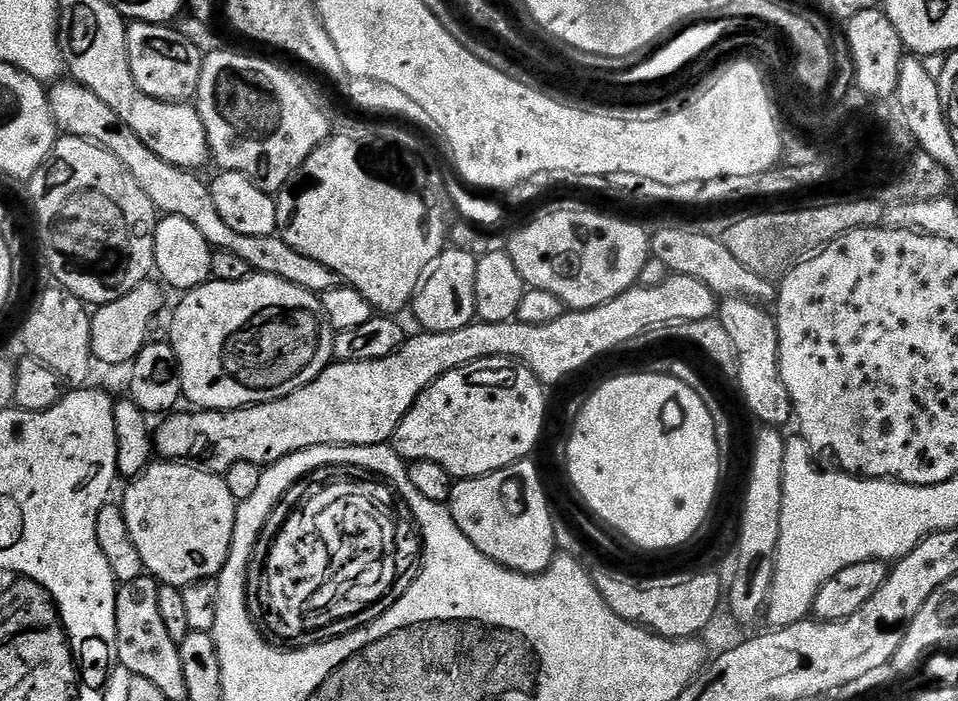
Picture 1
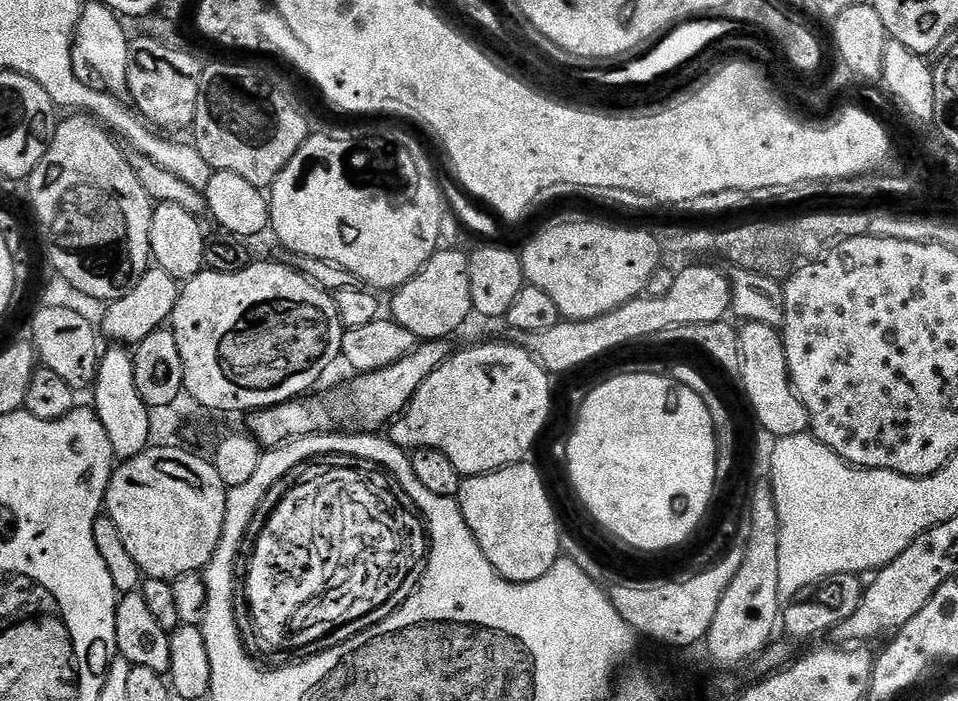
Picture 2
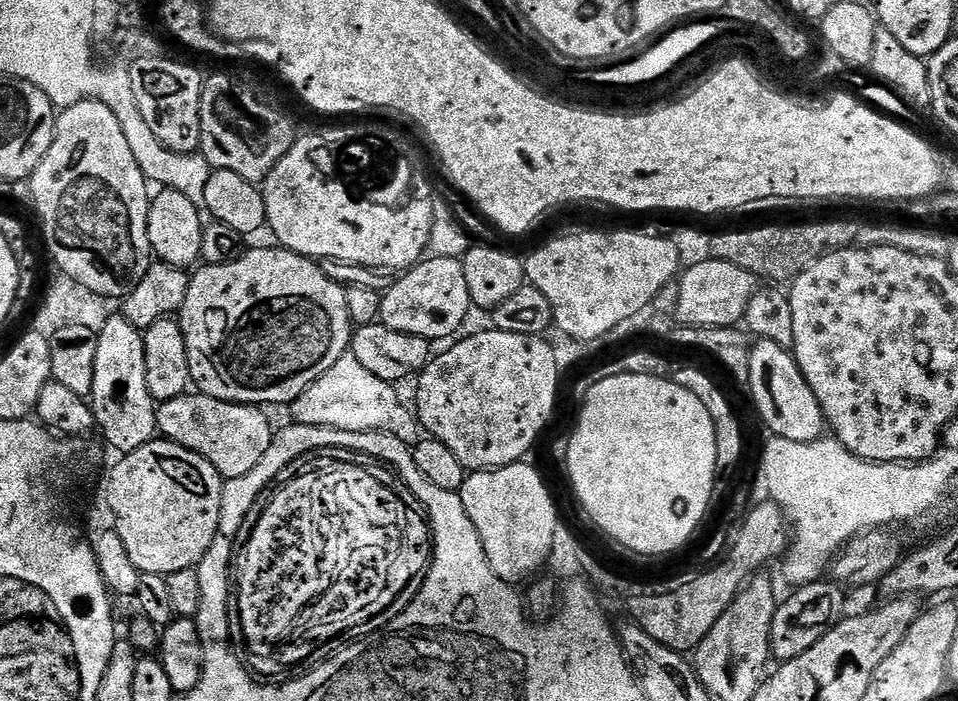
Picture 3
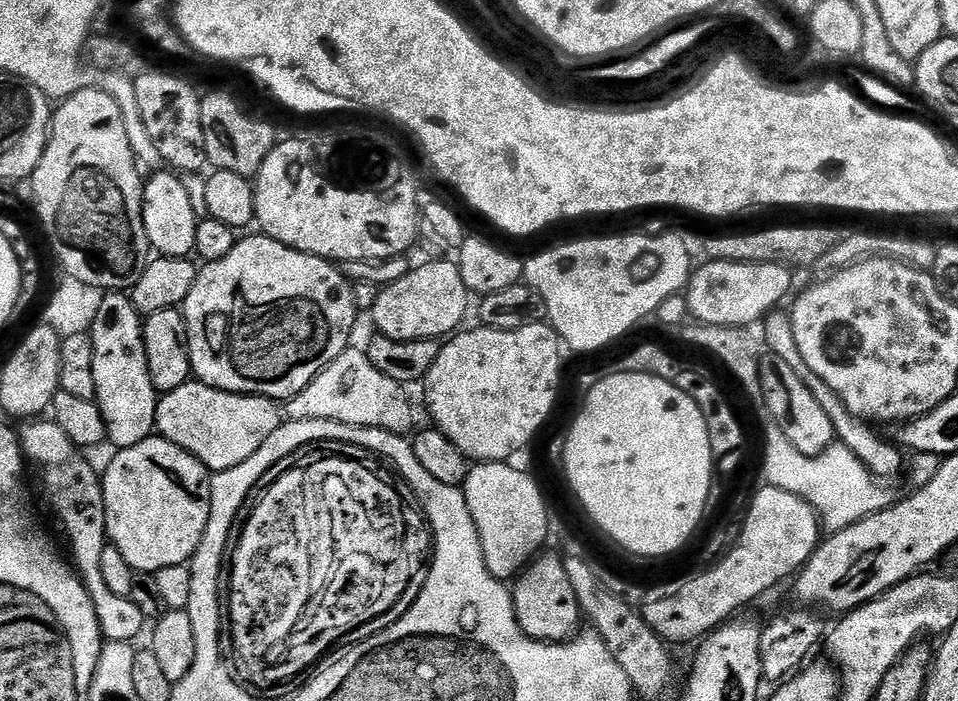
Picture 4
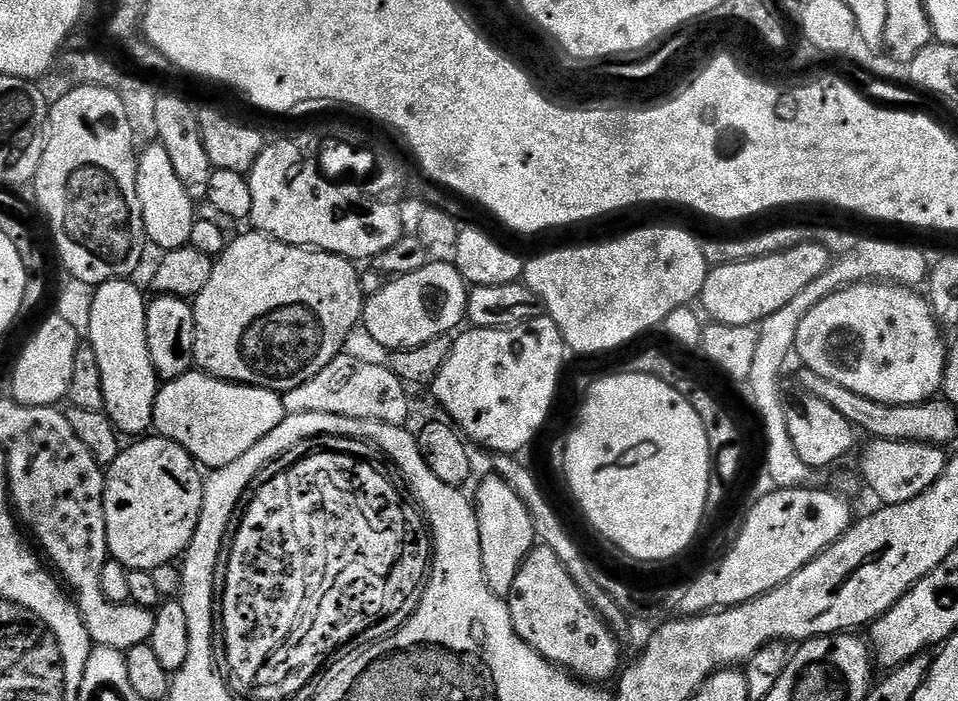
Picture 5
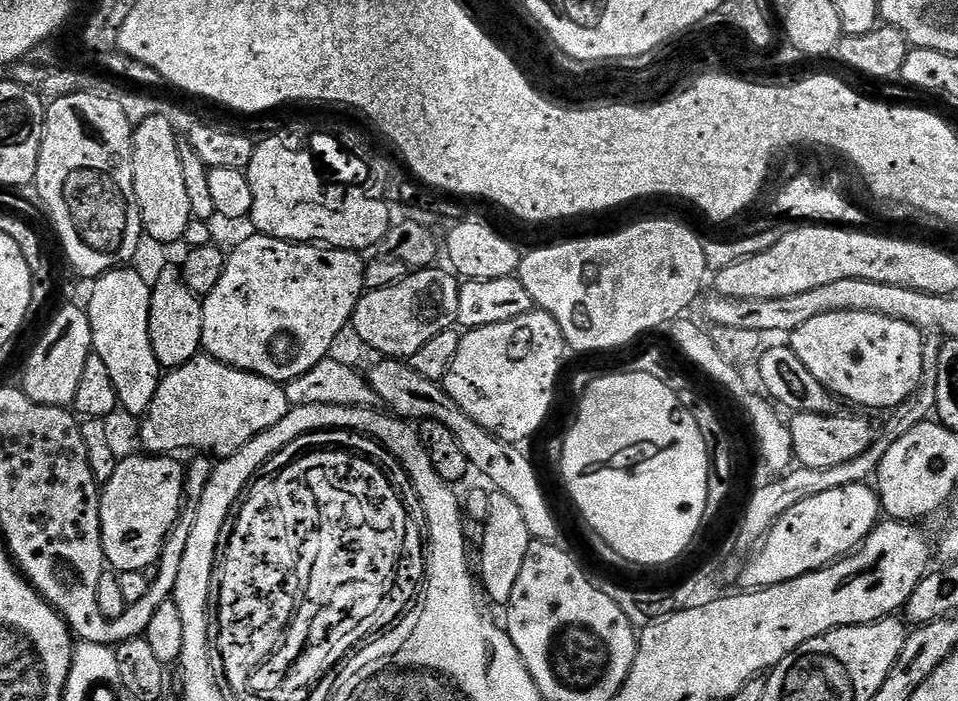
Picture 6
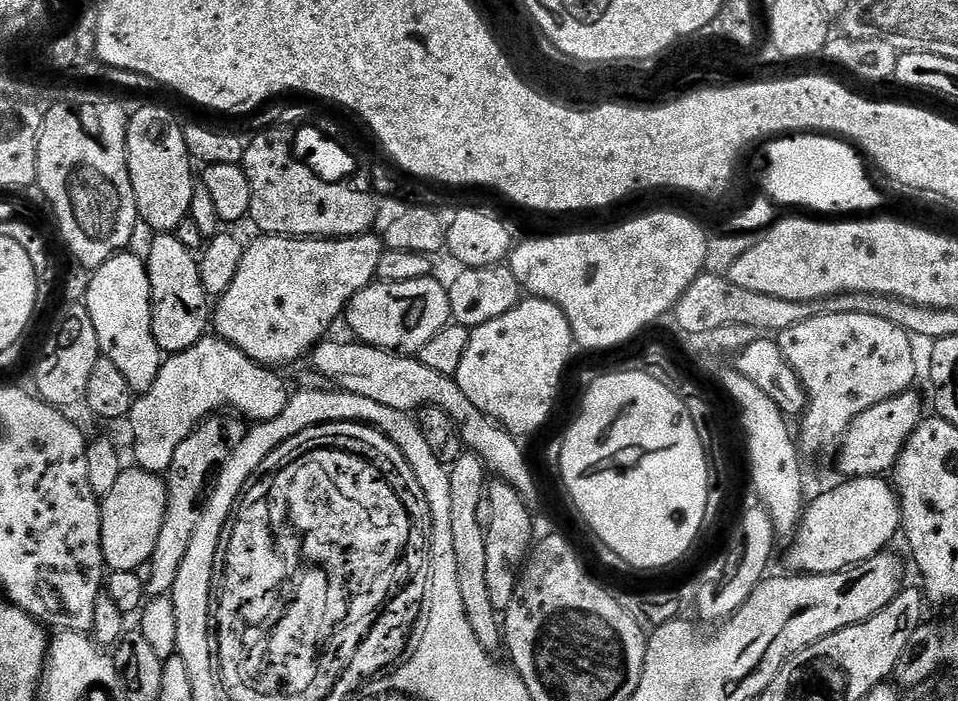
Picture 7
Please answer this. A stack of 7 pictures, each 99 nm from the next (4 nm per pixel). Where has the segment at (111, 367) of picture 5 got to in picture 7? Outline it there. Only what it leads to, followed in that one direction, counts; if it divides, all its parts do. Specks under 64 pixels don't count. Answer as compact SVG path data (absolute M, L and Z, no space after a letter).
M125 250L111 256L103 266L91 273L88 292L82 301L94 322L94 334L98 334L100 355L110 358L118 371L126 378L133 393L139 394L154 386L162 363L162 353L158 342L154 342L152 329L152 291L148 266Z

